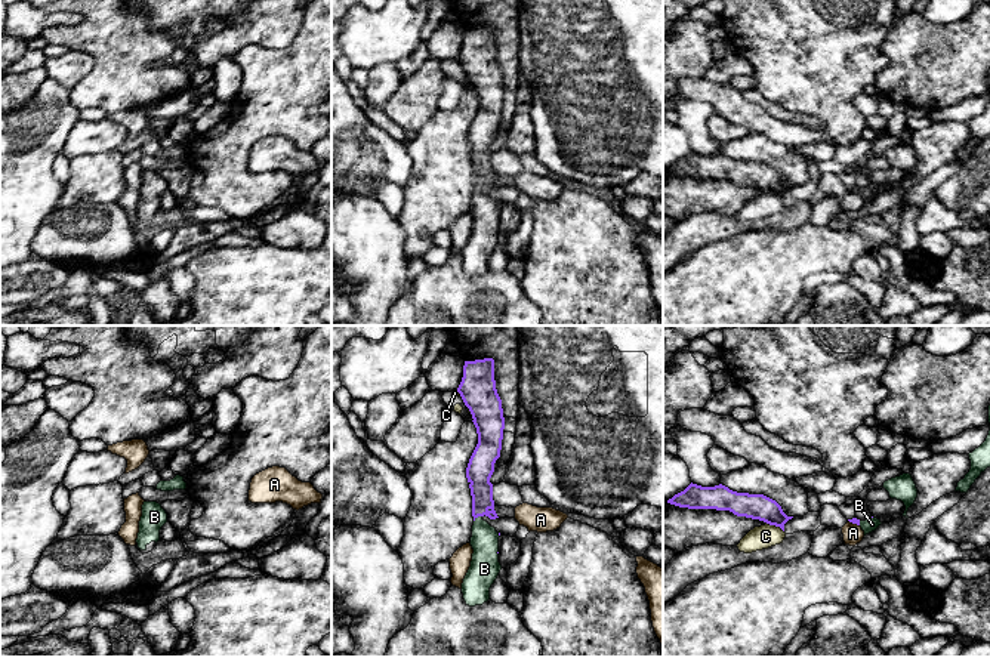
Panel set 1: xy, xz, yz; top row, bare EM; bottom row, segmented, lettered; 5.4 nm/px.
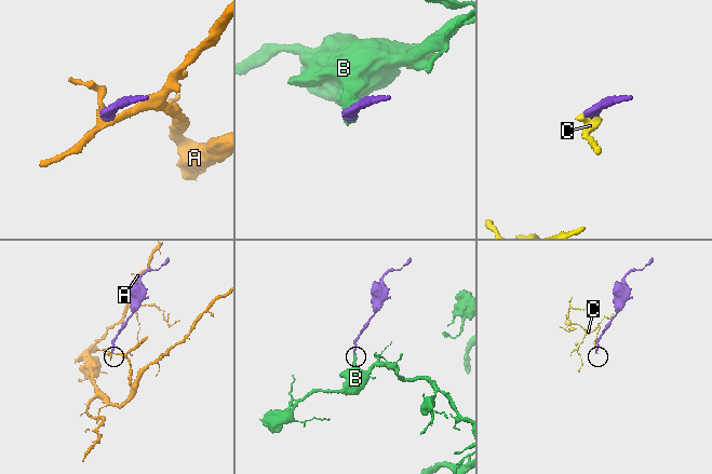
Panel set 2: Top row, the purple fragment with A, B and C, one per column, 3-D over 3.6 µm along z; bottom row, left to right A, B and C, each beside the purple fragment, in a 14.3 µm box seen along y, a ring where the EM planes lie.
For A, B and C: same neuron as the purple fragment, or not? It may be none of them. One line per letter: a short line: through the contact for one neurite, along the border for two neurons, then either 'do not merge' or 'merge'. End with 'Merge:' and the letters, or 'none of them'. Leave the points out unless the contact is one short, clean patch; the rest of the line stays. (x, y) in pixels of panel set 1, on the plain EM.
A: line yz (848, 188), (859, 194); do not merge
B: line xz (478, 141), (480, 178), (477, 185), (484, 209); merge
C: line yz (767, 191), (783, 200); do not merge
Merge: B

